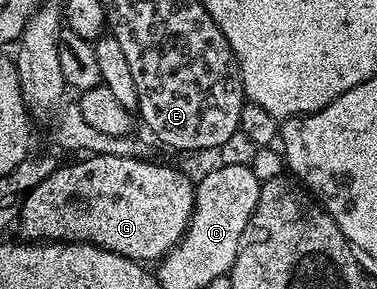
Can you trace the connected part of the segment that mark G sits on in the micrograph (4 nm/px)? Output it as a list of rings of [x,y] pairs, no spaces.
[[[94,155],[81,157],[78,163],[69,163],[58,166],[57,170],[52,171],[47,178],[39,181],[39,185],[35,185],[35,189],[31,189],[31,193],[23,201],[23,209],[21,210],[21,218],[17,220],[16,230],[21,230],[20,238],[25,241],[48,241],[50,243],[90,243],[96,247],[107,249],[111,253],[119,253],[128,259],[136,259],[138,261],[146,261],[145,259],[153,259],[152,261],[160,261],[165,258],[165,254],[181,242],[181,238],[185,235],[185,230],[189,227],[189,220],[193,217],[193,192],[195,190],[194,180],[188,179],[181,171],[176,171],[173,167],[164,167],[161,163],[145,163],[144,158],[138,157],[128,159],[127,157],[119,157],[118,155]]]

